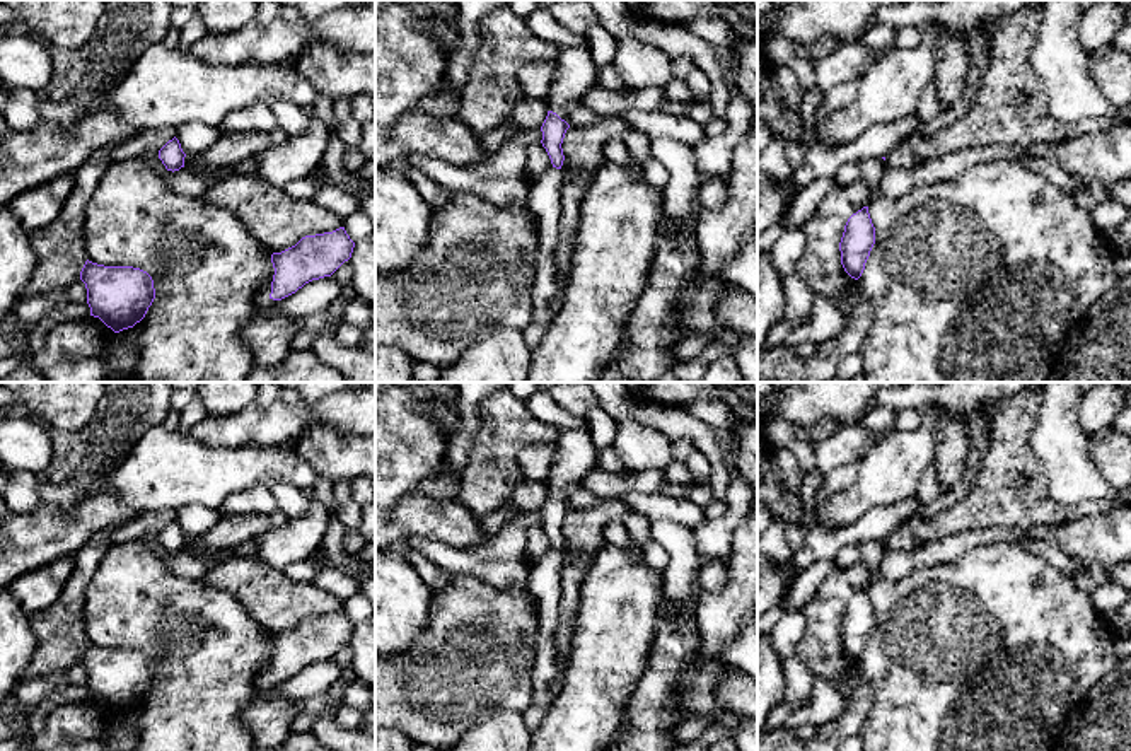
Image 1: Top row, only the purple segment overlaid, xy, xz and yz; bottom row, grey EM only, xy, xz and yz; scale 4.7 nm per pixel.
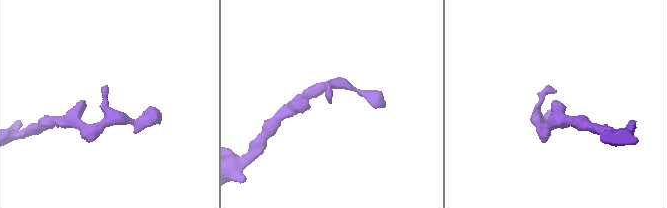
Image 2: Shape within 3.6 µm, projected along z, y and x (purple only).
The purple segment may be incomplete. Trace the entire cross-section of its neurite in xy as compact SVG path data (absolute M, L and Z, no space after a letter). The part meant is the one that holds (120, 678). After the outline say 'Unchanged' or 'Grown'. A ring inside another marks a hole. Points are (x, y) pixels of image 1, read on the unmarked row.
M85 643L80 662L87 671L90 698L114 715L140 705L155 681L152 659L133 649L104 649Z. Unchanged

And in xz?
M548 493L548 498L541 509L542 514L542 529L546 531L553 550L561 551L565 538L563 538L563 521L570 507L561 502L556 495Z. Unchanged

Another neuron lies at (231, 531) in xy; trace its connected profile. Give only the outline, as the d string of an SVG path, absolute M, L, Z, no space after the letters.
M235 514L222 515L220 521L200 536L186 536L184 550L205 546L210 550L235 548L280 526L285 517L273 514Z

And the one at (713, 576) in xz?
M705 562L698 570L696 587L699 592L711 594L720 592L728 584L728 568L718 562Z

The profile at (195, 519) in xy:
M186 505L176 510L176 521L179 522L184 536L200 536L210 531L220 517L222 514L218 509L208 509L203 505Z

